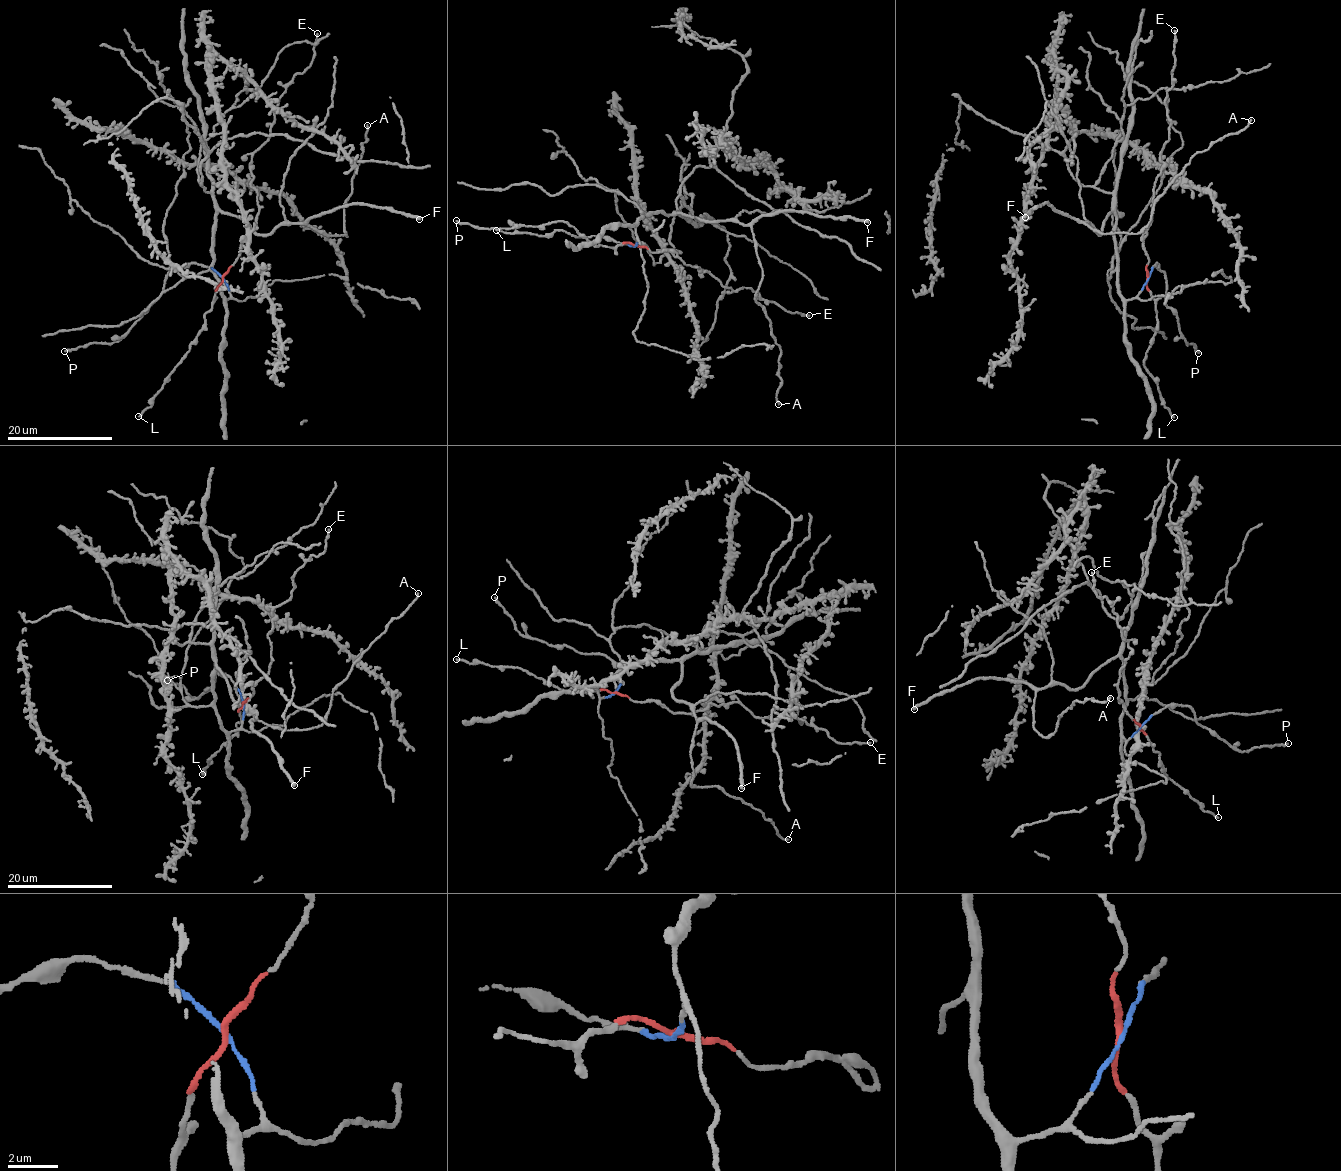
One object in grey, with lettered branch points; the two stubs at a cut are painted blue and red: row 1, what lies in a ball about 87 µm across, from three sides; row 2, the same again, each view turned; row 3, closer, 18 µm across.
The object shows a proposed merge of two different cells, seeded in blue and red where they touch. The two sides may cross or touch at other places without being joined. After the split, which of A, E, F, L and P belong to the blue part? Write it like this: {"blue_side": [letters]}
{"blue_side": ["A", "F", "P"]}

